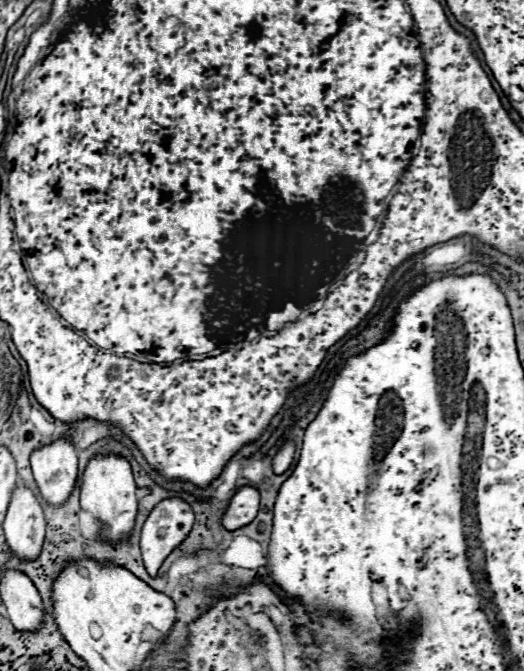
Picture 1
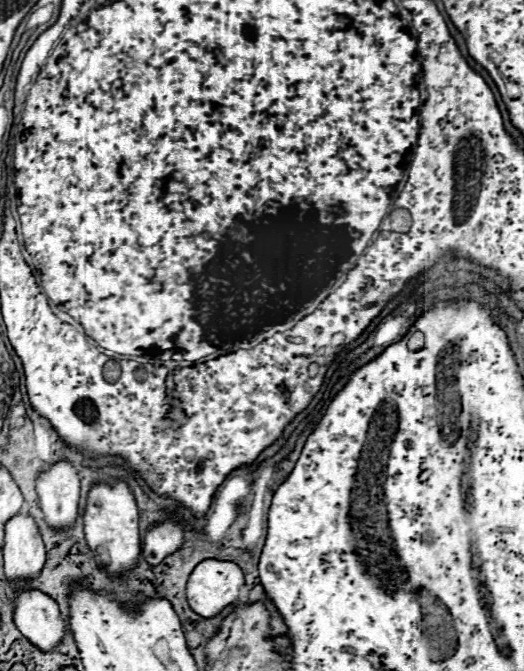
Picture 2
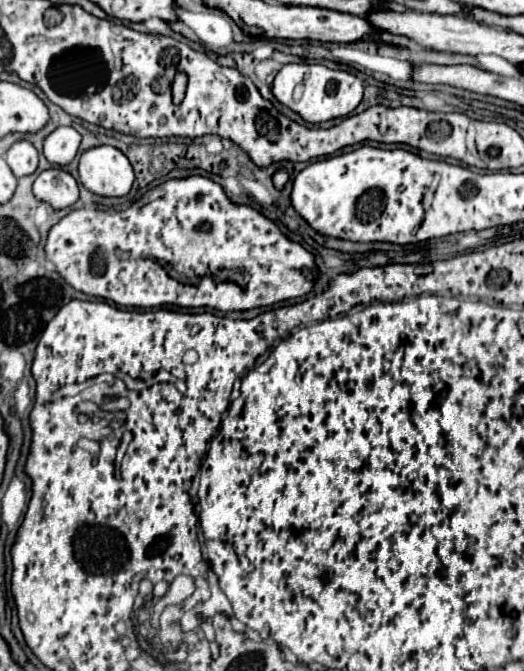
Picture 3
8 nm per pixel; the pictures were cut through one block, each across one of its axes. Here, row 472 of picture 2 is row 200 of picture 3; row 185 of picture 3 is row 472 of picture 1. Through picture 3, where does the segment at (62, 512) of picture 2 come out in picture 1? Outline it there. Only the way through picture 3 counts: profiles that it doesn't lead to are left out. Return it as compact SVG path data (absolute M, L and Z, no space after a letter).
M56 438L30 454L40 494L50 504L64 504L78 478L78 456L70 438Z

